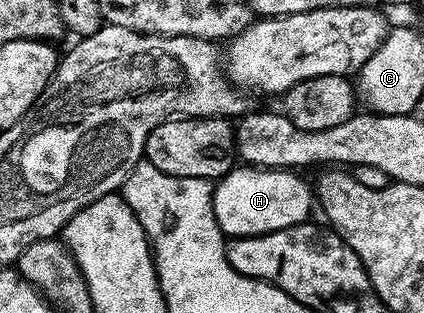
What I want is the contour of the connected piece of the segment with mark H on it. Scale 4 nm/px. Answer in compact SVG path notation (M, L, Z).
M234 167L216 182L213 190L213 210L221 232L226 238L254 237L271 231L286 229L292 225L303 225L310 220L309 212L315 209L315 193L296 172L288 169L264 167Z

